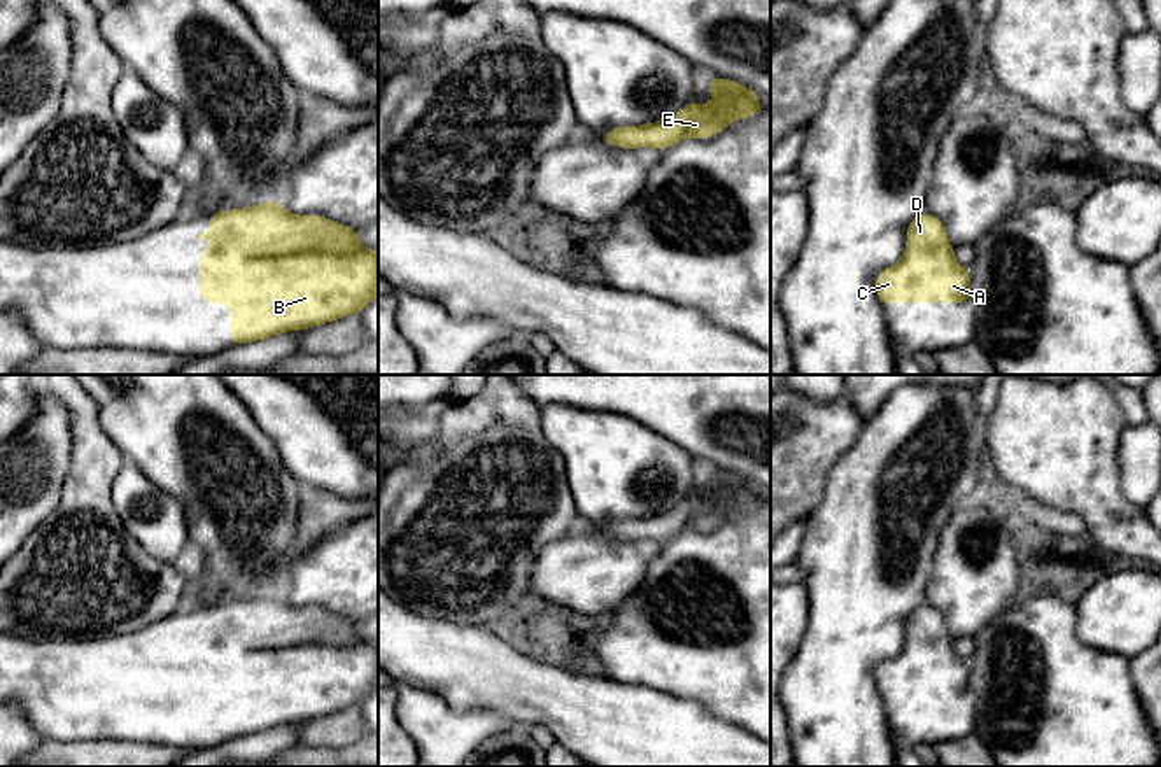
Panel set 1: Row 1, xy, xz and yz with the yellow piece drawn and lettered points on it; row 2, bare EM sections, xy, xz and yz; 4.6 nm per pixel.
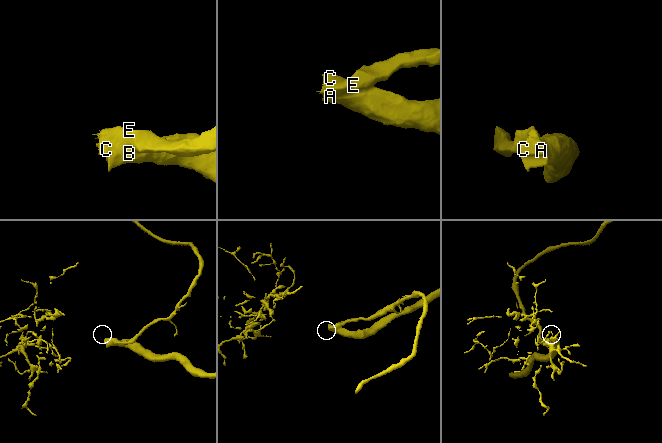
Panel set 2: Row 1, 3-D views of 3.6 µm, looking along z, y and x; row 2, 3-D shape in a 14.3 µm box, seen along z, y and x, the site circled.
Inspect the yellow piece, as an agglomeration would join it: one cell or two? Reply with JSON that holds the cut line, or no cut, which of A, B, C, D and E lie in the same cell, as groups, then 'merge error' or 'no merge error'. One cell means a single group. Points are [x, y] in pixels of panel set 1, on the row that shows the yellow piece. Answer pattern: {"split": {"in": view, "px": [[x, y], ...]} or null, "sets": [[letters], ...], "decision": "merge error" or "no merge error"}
{"split": null, "sets": [["A", "B", "C", "D", "E"]], "decision": "no merge error"}

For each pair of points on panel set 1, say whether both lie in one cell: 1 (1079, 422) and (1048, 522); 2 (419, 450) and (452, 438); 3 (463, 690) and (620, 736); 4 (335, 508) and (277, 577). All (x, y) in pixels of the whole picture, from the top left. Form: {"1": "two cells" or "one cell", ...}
{"1": "two cells", "2": "two cells", "3": "one cell", "4": "one cell"}

